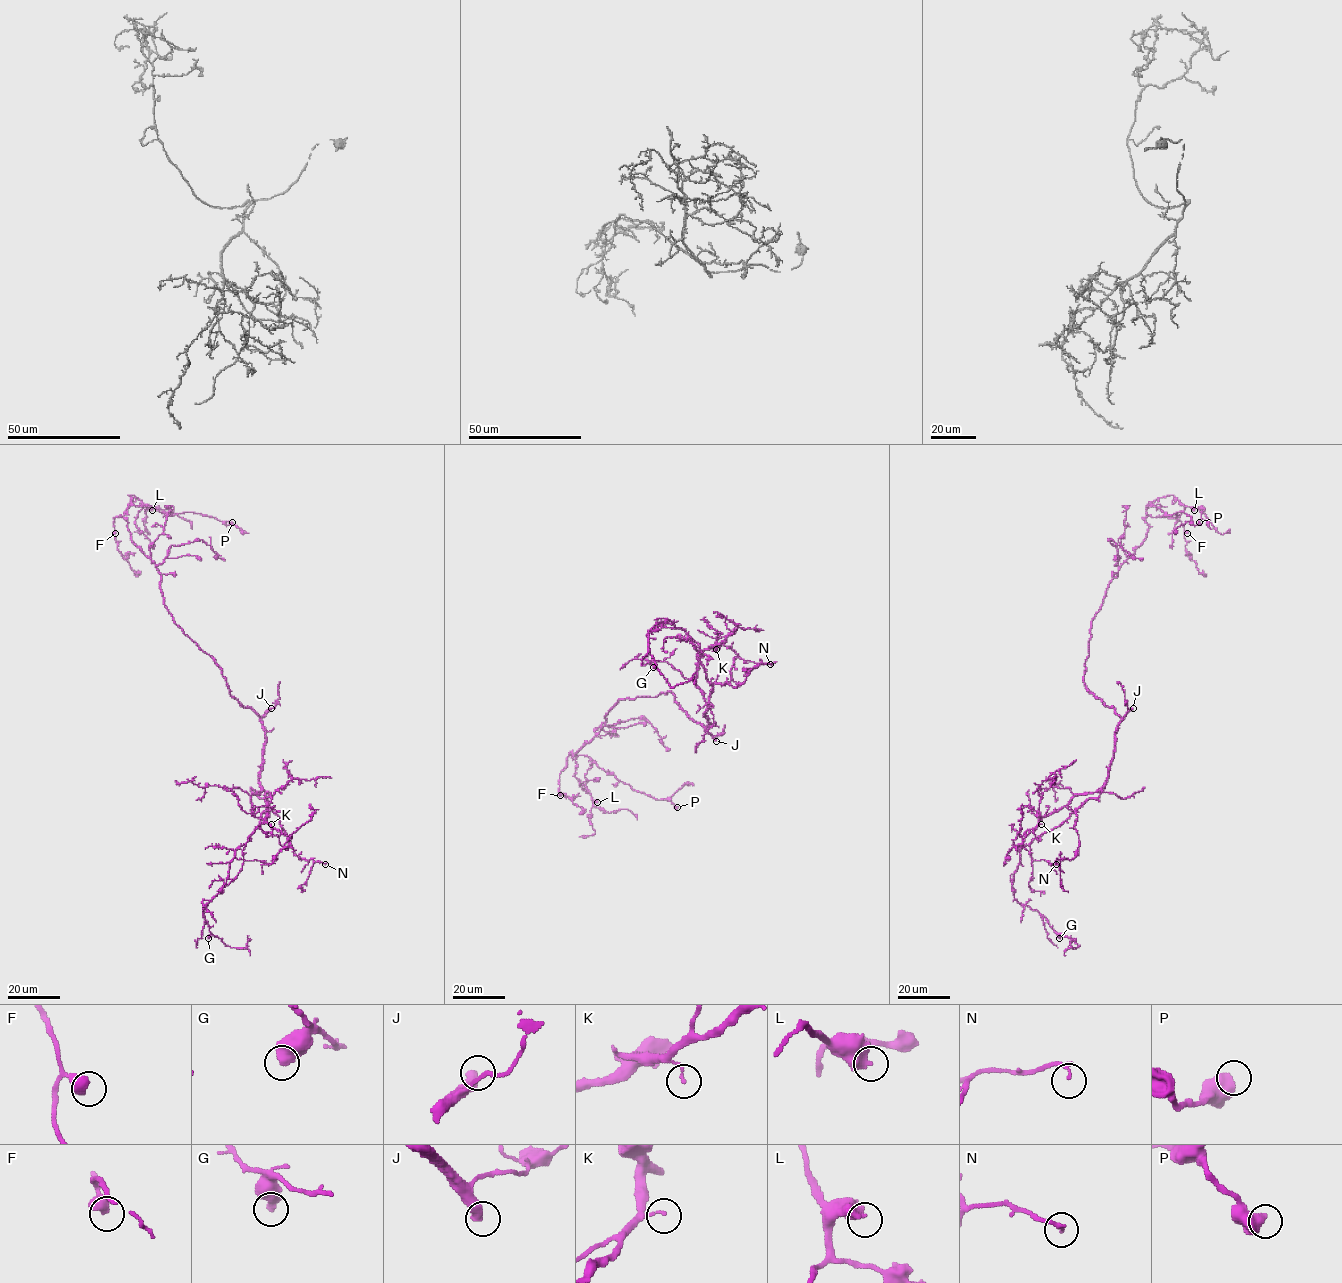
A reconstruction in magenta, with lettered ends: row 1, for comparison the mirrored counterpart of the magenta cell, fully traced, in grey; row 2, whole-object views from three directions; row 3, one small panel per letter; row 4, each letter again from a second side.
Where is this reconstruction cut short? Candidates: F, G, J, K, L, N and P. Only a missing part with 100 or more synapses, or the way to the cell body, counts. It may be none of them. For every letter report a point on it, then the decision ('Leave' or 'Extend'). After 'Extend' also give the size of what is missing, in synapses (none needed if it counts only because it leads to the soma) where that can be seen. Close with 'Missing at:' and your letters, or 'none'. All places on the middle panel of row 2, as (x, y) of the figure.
F: Place: (560, 795). Leave
G: Place: (653, 667). Leave
J: Place: (716, 741). Extend. Roughly 170 synapses
K: Place: (716, 649). Leave
L: Place: (597, 802). Leave
N: Place: (770, 664). Leave
P: Place: (677, 807). Leave
Missing at: J

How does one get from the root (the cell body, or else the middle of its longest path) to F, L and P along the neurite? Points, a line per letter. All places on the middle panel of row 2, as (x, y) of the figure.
F: (682, 709), (671, 692), (619, 699), (605, 714), (606, 726), (573, 757), (568, 755), (559, 775), (560, 795)
L: (682, 709), (671, 692), (618, 700), (604, 716), (606, 726), (569, 755), (576, 757), (575, 776), (597, 802)
P: (682, 709), (671, 692), (619, 699), (605, 714), (606, 726), (569, 755), (587, 755), (633, 789), (677, 807)

